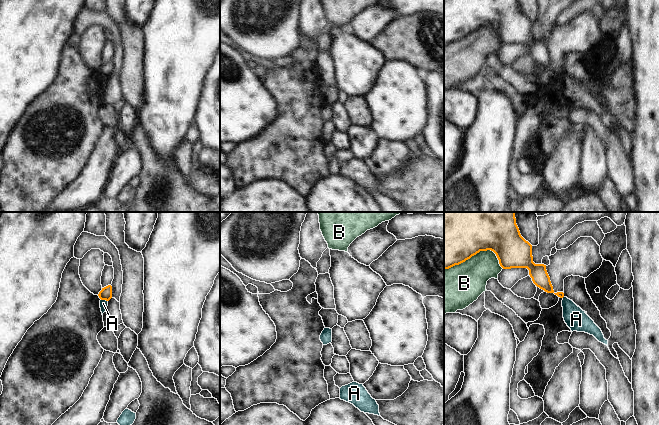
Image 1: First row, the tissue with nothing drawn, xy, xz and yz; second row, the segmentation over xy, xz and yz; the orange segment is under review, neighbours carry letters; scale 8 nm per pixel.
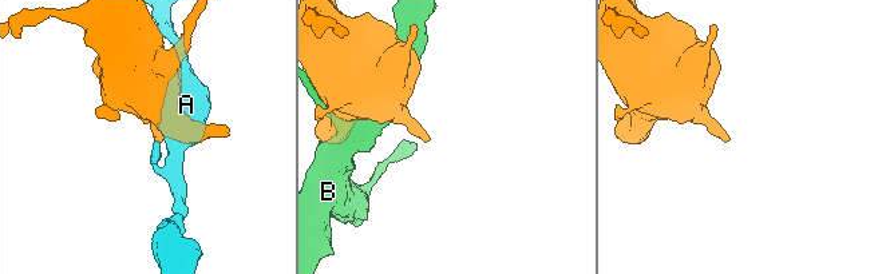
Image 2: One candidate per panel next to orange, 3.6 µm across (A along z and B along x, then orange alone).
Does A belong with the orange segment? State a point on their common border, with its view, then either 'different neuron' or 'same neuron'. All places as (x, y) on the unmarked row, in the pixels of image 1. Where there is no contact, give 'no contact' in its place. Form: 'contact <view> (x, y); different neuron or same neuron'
contact xy (104, 75); different neuron

